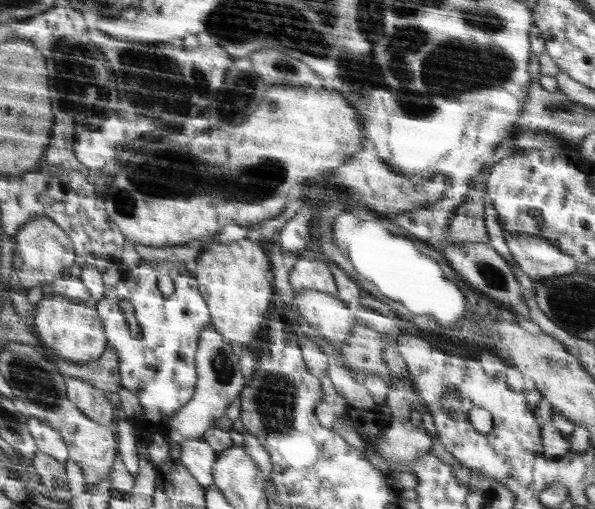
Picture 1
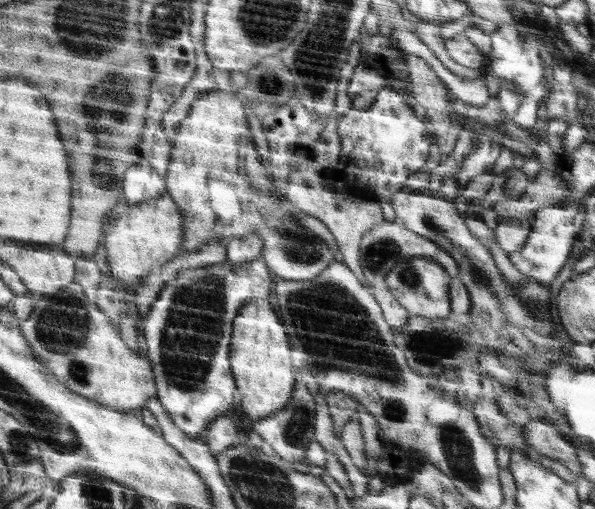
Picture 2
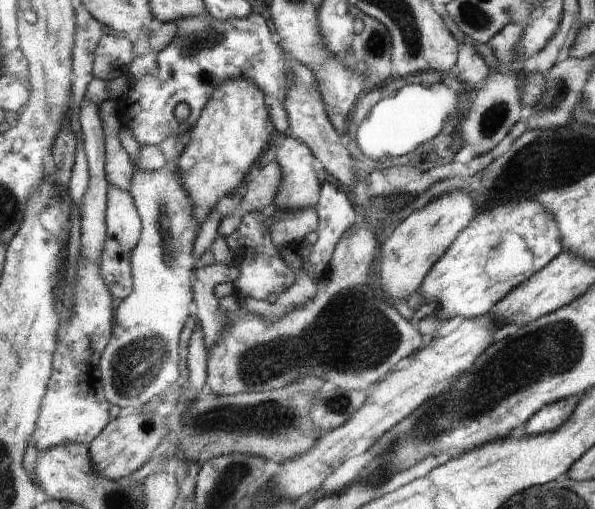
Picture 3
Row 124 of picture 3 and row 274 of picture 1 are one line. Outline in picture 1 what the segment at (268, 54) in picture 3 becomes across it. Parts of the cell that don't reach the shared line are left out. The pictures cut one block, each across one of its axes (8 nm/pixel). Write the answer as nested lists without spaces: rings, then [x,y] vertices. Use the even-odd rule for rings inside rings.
[[[143,260],[136,268],[124,271],[121,280],[112,290],[105,291],[105,295],[95,306],[104,323],[107,347],[109,345],[118,355],[121,386],[134,392],[142,406],[142,414],[133,420],[140,428],[136,431],[137,438],[146,442],[154,440],[156,436],[167,438],[170,418],[192,398],[195,391],[195,352],[200,331],[212,325],[209,307],[201,293],[195,272],[184,262]],[[162,275],[170,276],[175,284],[174,292],[170,296],[163,296],[156,285],[158,276]]]

